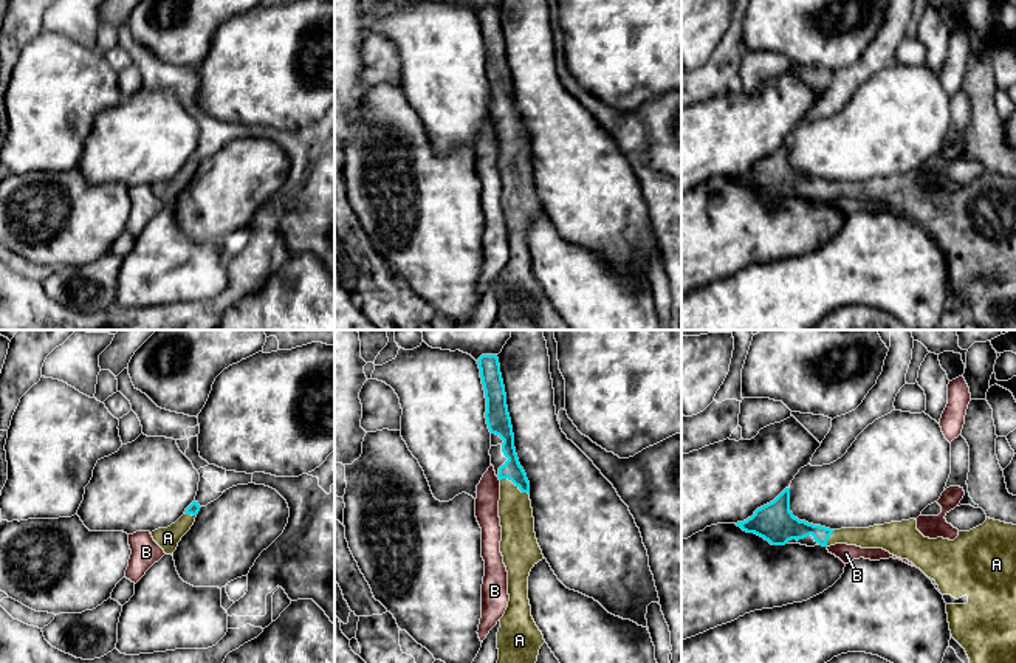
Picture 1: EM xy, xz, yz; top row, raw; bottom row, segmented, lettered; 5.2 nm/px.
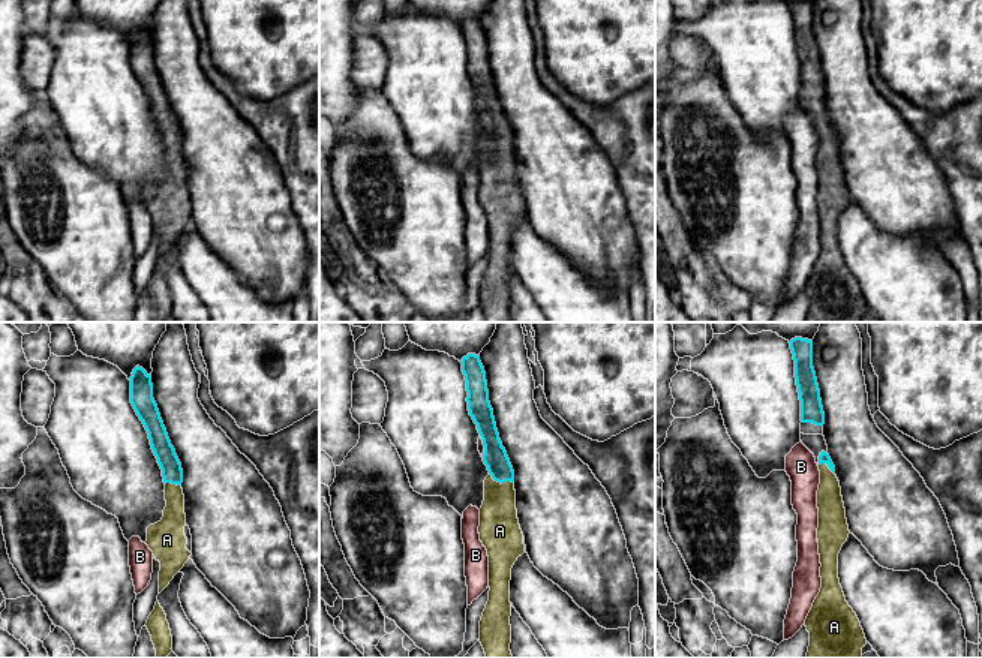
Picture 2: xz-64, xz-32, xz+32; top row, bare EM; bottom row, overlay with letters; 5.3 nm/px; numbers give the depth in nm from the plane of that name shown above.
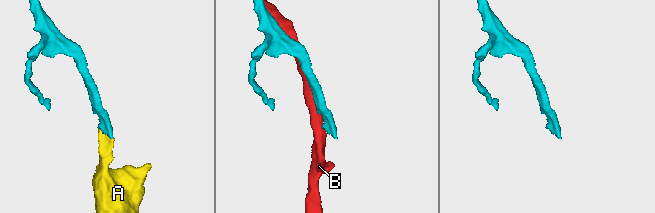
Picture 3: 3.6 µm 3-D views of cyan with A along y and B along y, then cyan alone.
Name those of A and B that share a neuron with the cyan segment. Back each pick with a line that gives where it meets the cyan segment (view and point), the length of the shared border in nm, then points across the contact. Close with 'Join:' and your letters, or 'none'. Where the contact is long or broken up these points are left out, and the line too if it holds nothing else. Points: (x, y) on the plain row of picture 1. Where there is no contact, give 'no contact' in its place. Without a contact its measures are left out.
A: contact xz (514, 137); length 170 nm; way xz (511, 123), (514, 137), (514, 160)
Join: A

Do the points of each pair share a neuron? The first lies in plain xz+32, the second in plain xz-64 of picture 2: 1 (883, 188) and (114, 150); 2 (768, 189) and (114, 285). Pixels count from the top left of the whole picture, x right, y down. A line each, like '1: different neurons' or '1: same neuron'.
1: different neurons
2: same neuron

